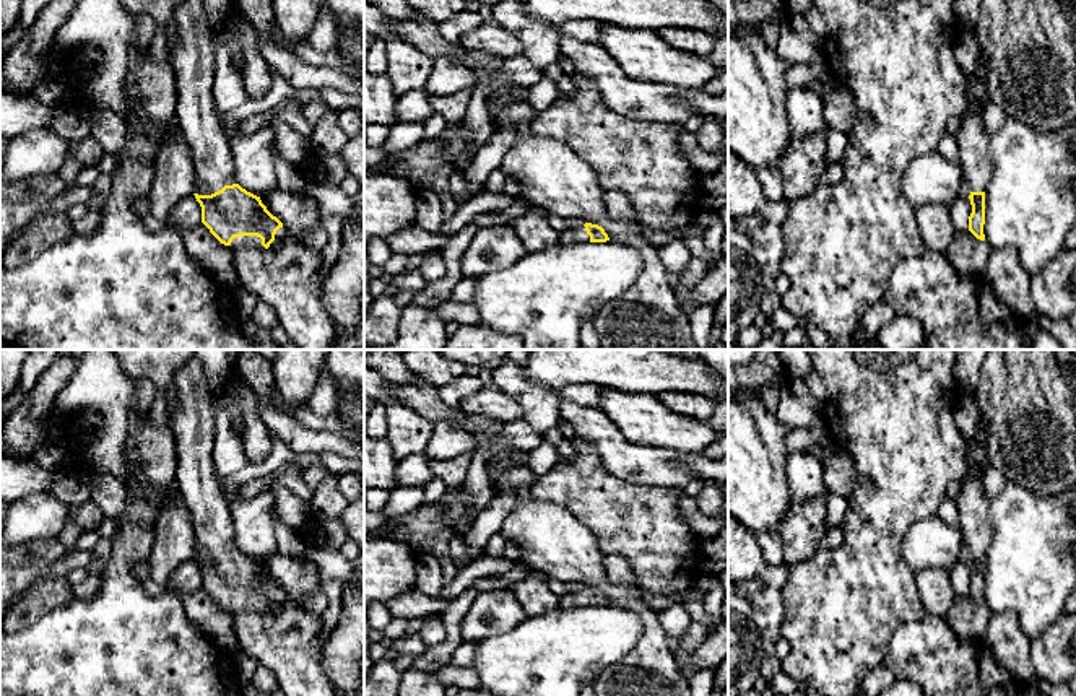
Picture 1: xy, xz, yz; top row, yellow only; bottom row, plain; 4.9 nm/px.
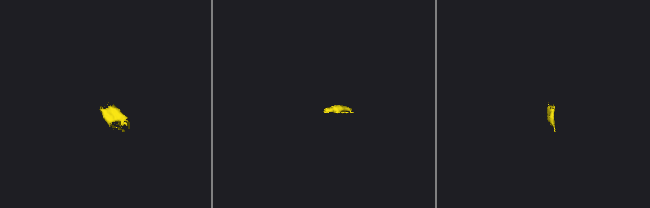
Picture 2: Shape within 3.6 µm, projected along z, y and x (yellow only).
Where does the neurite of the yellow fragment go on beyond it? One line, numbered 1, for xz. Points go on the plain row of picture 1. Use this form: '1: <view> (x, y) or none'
1: xz (579, 599)

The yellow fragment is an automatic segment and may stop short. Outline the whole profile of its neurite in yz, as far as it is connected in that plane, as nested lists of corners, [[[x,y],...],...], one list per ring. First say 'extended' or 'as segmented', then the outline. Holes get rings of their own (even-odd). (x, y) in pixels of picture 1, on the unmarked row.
extended | [[[969,465],[964,488],[956,502],[959,527],[970,551],[972,577],[969,581],[969,595],[977,603],[985,605],[985,553],[991,543],[993,530],[988,517],[990,499],[985,496],[982,478],[983,475]]]

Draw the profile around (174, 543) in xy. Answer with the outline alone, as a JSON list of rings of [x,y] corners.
[[[180,494],[161,507],[154,530],[156,537],[148,558],[151,579],[182,600],[187,618],[205,636],[236,655],[241,647],[232,629],[231,610],[221,608],[203,587],[193,592],[177,592],[169,585],[174,571],[195,558],[195,529]]]

